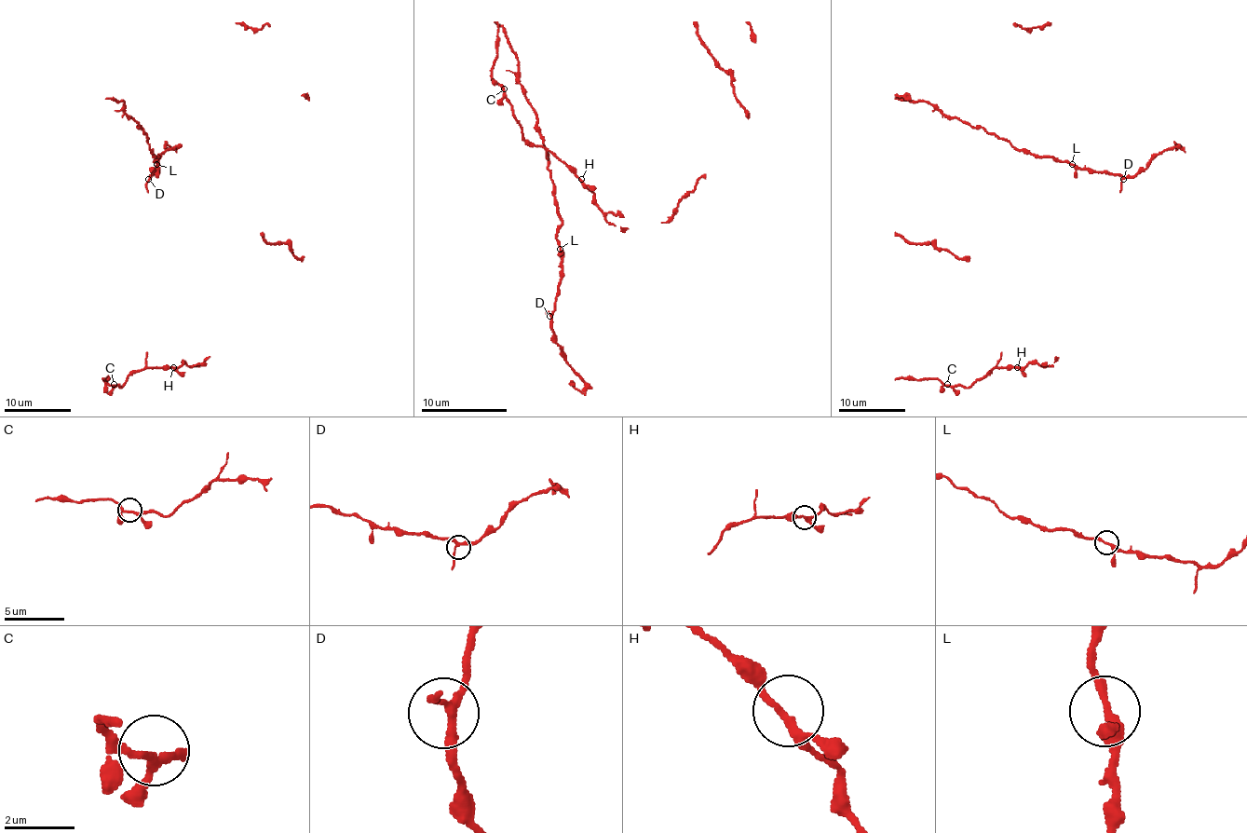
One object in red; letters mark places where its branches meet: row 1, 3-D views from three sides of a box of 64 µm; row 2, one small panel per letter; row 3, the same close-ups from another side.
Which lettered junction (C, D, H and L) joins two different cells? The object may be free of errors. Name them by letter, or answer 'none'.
none

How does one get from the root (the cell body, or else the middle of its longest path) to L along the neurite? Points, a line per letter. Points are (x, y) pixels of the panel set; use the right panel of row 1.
L: (1115, 174), (1077, 169), (1072, 164)

